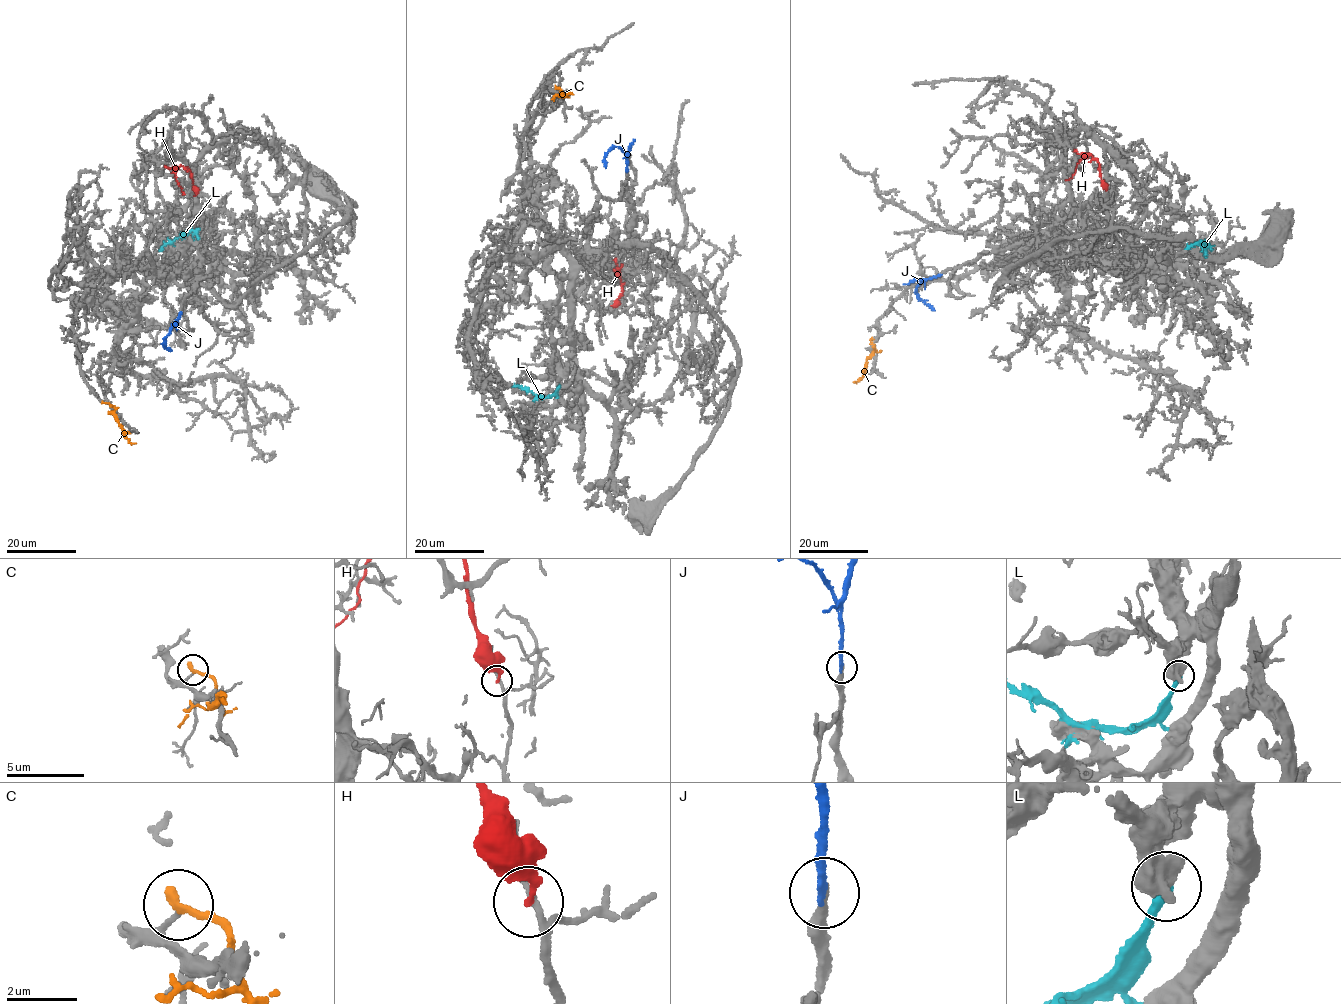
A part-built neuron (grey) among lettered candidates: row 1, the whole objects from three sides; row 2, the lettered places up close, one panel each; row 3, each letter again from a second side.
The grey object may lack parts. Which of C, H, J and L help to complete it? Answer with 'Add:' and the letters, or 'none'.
Add: J

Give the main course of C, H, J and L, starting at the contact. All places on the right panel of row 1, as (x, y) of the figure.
C: (872, 338), (873, 353), (866, 362), (864, 375), (854, 382)
H: (1106, 190), (1099, 164), (1091, 155), (1085, 155), (1077, 164), (1075, 173), (1065, 180)
J: (940, 274), (925, 279), (916, 292), (934, 311)
L: (1186, 248), (1207, 243), (1206, 257)

